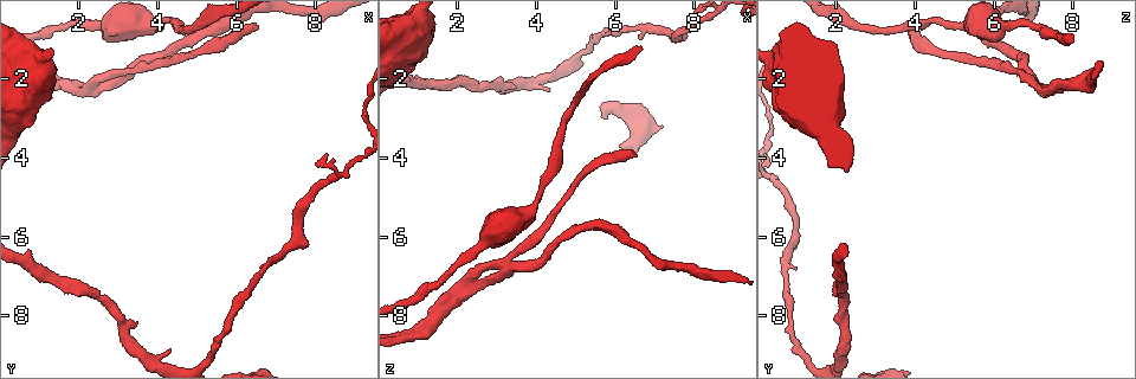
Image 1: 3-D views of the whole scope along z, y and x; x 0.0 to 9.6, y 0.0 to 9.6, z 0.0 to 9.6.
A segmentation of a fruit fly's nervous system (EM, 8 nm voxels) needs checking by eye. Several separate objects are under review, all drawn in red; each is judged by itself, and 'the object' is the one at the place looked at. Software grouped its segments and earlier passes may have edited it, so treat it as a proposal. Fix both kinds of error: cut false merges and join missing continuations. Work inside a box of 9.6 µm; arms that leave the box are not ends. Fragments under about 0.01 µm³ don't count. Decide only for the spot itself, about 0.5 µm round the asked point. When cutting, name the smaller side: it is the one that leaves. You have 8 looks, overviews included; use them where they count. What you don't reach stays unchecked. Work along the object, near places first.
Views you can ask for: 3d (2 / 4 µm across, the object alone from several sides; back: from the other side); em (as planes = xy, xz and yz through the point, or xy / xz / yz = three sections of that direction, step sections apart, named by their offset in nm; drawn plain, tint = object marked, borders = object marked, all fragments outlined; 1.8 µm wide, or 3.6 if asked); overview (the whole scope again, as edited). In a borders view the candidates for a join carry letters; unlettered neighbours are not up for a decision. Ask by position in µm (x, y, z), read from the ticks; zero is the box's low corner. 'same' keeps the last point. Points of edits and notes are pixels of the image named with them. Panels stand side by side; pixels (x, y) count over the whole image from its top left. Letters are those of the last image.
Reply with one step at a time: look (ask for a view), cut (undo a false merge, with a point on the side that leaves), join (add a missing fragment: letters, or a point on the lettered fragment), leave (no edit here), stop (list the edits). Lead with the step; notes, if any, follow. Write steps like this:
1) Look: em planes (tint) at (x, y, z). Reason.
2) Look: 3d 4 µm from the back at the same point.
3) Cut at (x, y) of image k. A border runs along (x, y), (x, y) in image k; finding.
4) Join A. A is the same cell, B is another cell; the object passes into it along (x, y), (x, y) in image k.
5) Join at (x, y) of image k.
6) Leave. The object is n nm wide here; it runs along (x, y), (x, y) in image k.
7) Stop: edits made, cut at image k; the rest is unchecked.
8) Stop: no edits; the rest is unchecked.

Look: 3d 4 µm at (6.50, 0.65, 3.95).

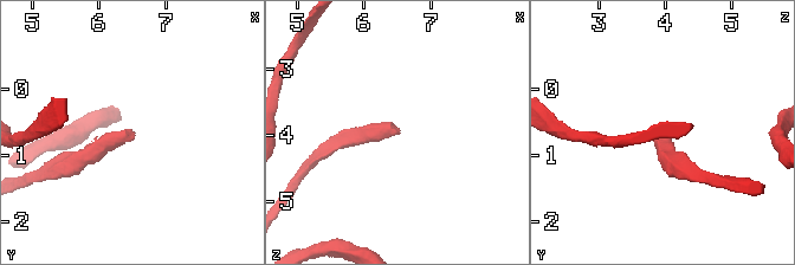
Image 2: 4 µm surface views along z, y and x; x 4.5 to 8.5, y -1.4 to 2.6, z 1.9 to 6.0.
Look: em planes (tint) at (6.50, 0.65, 3.95). Shape alone is not enough.

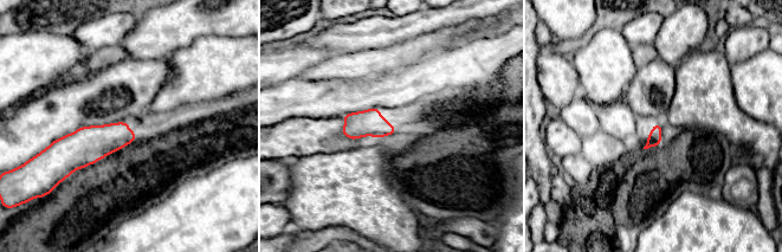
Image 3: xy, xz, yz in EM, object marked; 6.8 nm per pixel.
Look: em planes (borders) at the same point.

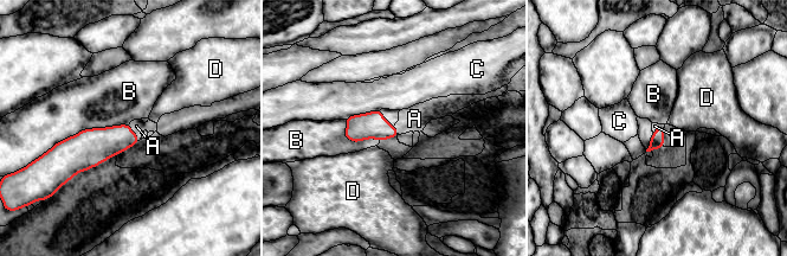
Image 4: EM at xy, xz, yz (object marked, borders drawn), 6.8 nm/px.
Join A. A is the same cell, B, C and D are other cells; the object passes into it along (101, 144), (134, 133), (136, 126) in image 4; the neuron continues.

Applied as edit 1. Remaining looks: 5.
Look: em yz step 4 (tint) at (3.25, 1.75, 6.85). Three arms meet.

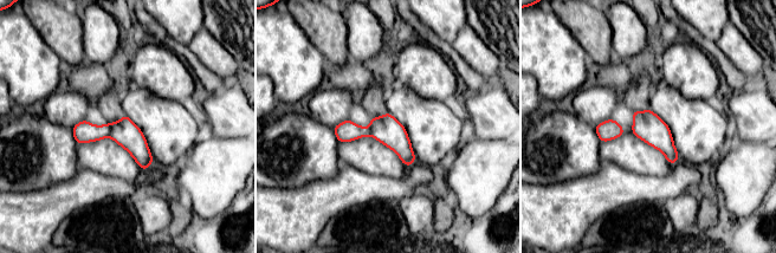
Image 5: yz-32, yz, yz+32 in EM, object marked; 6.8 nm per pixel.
Look: em planes (borders) at the same point.

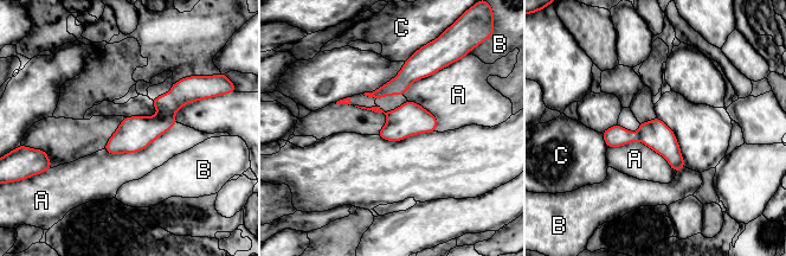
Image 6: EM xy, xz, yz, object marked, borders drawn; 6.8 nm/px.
Leave. A, B and C are other cells; it runs along (187, 91), (149, 128), (108, 147) in image 6; all the same neuron.

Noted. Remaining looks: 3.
Look: em xz step 4 (borders) at (4.30, 8.95, 2.25). Free end.

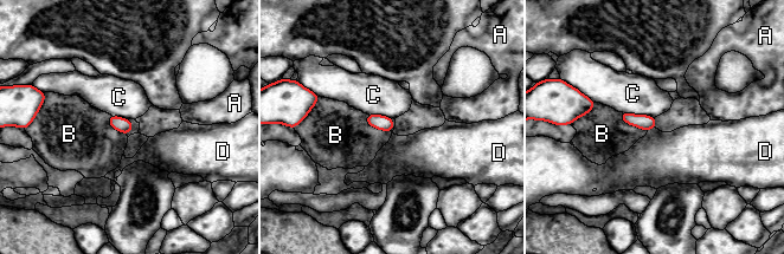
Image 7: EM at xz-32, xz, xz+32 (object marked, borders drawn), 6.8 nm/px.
Leave. A, B, C and D are other cells; a border runs along (622, 111), (654, 117) in image 7; no lettered fragment goes on from it.

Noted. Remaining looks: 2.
Stop: edits made, join at image 4; the rest is unchecked.

